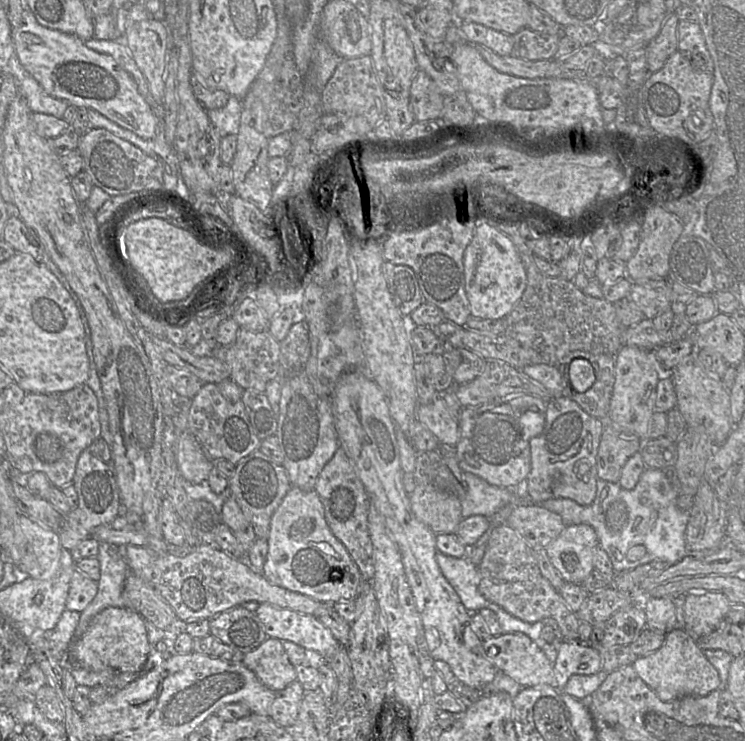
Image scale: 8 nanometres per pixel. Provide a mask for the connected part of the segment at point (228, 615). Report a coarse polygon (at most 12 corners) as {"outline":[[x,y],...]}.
{"outline":[[243,605],[210,619],[211,635],[242,654],[267,639]]}

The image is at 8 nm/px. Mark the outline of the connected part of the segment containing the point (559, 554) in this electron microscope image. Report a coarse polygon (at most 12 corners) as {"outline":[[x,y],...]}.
{"outline":[[566,526],[545,549],[565,582],[581,584],[600,547],[595,530]]}

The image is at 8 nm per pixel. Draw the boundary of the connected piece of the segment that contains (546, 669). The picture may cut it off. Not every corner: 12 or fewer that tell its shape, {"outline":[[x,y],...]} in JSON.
{"outline":[[523,633],[483,641],[498,671],[524,687],[551,684],[553,664]]}

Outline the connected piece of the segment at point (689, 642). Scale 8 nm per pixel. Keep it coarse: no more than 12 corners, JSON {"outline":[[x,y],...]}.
{"outline":[[684,629],[633,668],[663,702],[703,697],[718,671]]}

